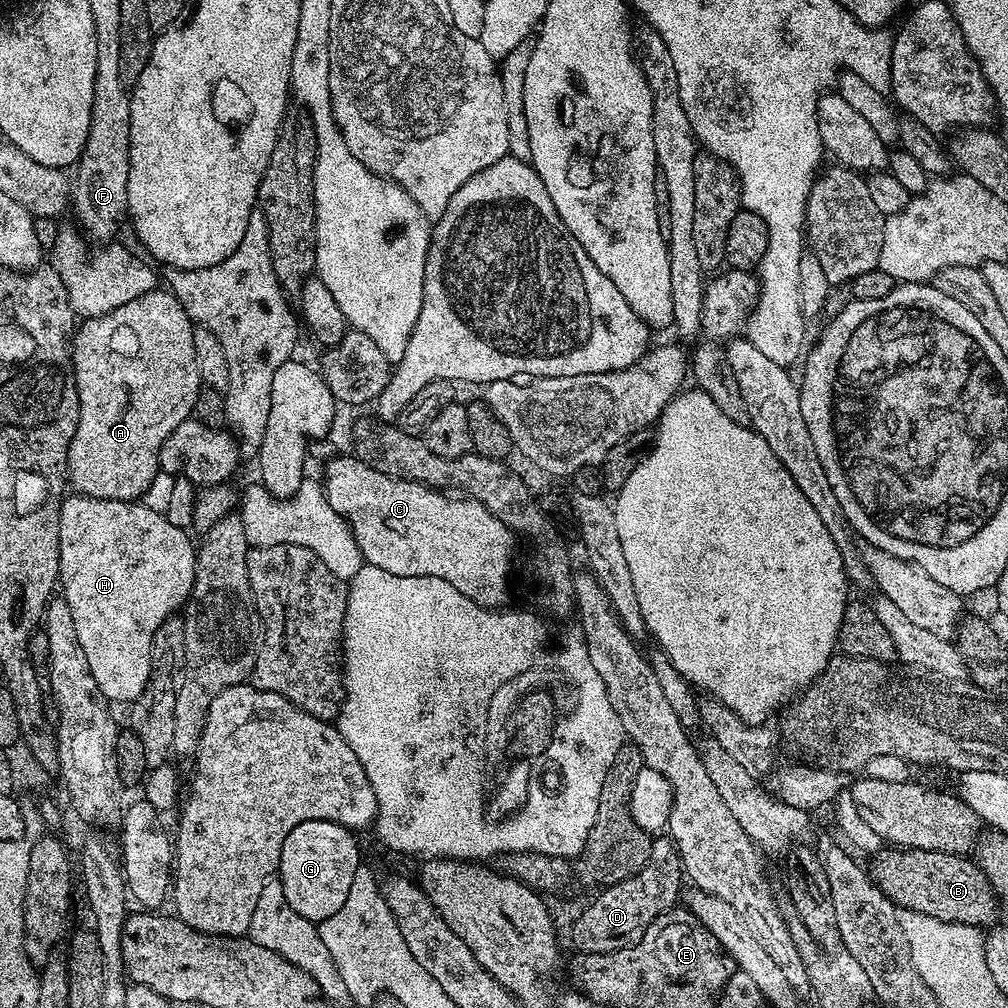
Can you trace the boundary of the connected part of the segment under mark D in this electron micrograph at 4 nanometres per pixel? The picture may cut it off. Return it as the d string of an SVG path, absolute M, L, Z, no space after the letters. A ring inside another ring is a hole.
M660 834L655 837L652 841L652 849L648 852L648 861L642 866L642 870L638 870L630 878L621 880L619 884L614 884L605 887L603 891L599 893L596 897L596 901L577 918L572 924L572 940L576 943L574 946L576 952L613 952L619 948L629 948L632 944L637 944L642 938L642 934L650 926L650 922L654 922L656 916L660 916L662 913L667 912L669 908L673 907L677 903L676 895L680 892L680 880L682 881L682 865L680 863L680 854L676 851L676 843L670 839L667 835Z

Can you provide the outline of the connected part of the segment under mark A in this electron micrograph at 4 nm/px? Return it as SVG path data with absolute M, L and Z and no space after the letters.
M153 290L142 294L142 298L126 302L126 306L118 306L118 310L110 310L110 314L85 319L73 331L70 347L80 403L78 430L68 451L70 484L72 480L76 487L73 489L82 496L93 496L99 500L139 501L161 472L162 442L166 442L168 435L182 426L182 422L196 410L196 399L202 385L198 362L194 358L192 320L186 310L182 310L173 292Z

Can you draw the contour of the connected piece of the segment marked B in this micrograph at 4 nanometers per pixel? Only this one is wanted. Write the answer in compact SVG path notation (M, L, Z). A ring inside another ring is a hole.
M885 847L871 857L870 875L882 890L892 899L897 909L909 908L918 914L926 914L930 918L938 918L951 924L969 924L981 930L995 925L998 920L998 901L996 892L986 874L981 871L975 859L968 856L956 856L953 852L935 852L921 848Z

